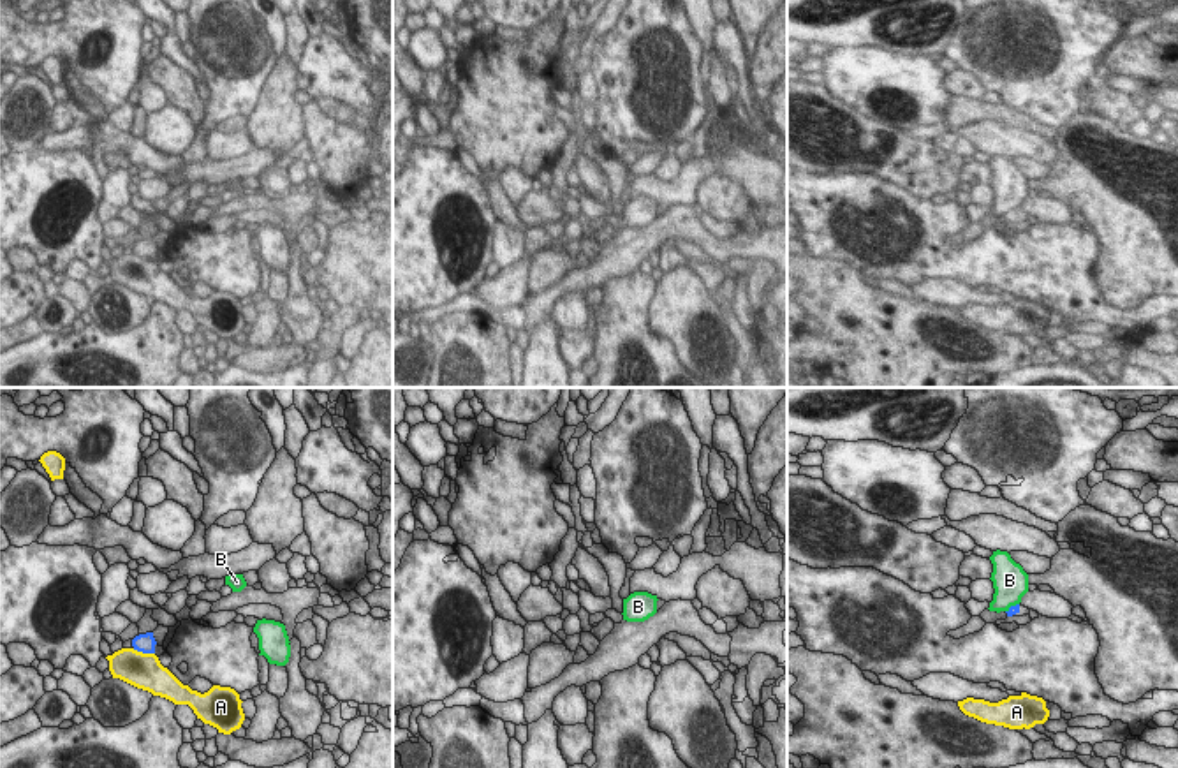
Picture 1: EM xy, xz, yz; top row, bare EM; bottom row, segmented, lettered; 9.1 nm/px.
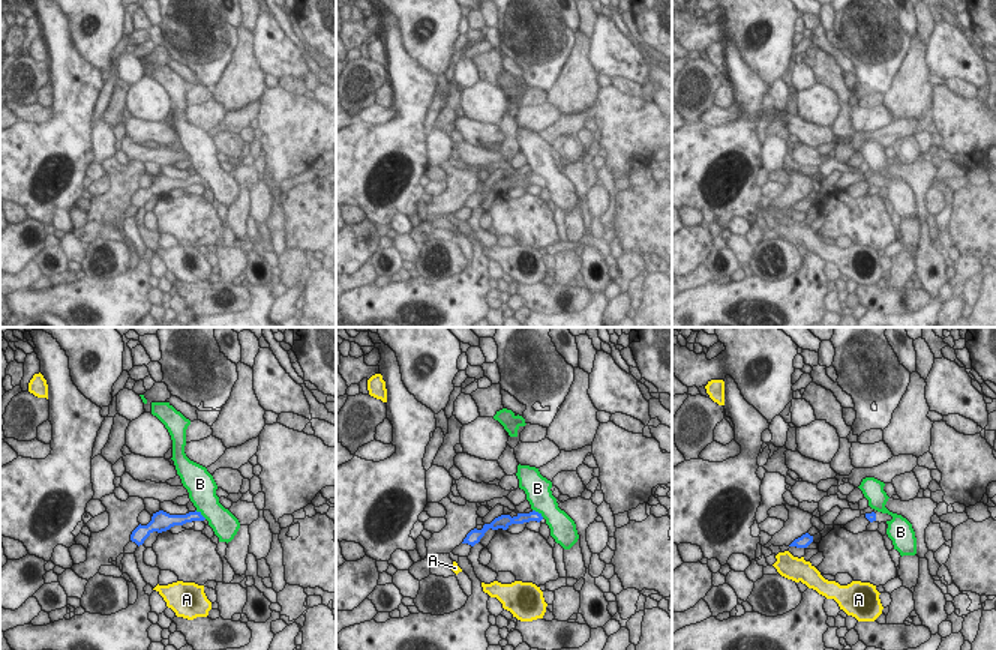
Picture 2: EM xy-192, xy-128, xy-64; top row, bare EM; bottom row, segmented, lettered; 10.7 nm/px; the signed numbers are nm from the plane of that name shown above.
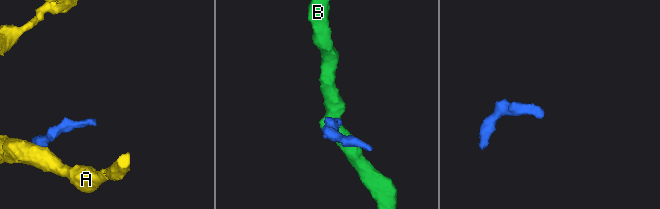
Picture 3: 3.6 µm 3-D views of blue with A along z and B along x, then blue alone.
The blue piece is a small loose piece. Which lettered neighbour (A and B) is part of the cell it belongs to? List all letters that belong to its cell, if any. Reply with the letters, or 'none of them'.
none of them

